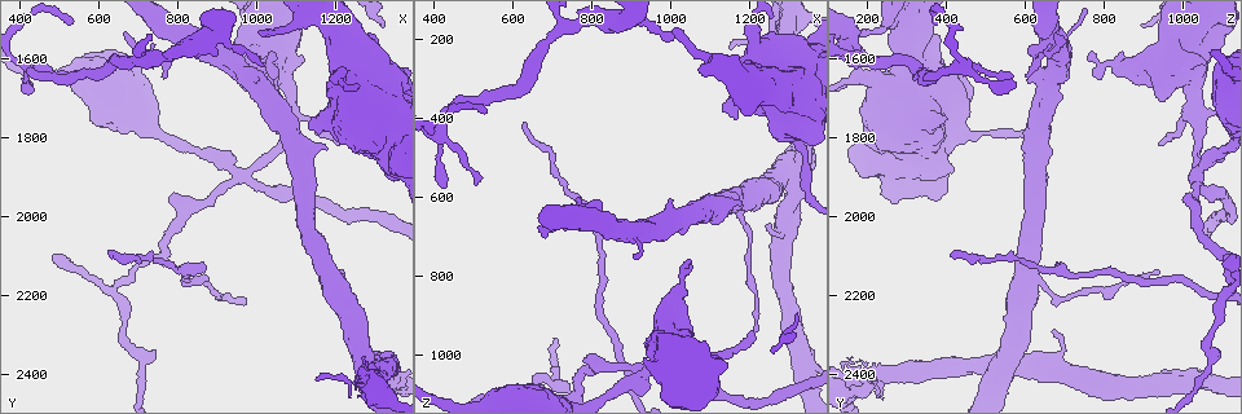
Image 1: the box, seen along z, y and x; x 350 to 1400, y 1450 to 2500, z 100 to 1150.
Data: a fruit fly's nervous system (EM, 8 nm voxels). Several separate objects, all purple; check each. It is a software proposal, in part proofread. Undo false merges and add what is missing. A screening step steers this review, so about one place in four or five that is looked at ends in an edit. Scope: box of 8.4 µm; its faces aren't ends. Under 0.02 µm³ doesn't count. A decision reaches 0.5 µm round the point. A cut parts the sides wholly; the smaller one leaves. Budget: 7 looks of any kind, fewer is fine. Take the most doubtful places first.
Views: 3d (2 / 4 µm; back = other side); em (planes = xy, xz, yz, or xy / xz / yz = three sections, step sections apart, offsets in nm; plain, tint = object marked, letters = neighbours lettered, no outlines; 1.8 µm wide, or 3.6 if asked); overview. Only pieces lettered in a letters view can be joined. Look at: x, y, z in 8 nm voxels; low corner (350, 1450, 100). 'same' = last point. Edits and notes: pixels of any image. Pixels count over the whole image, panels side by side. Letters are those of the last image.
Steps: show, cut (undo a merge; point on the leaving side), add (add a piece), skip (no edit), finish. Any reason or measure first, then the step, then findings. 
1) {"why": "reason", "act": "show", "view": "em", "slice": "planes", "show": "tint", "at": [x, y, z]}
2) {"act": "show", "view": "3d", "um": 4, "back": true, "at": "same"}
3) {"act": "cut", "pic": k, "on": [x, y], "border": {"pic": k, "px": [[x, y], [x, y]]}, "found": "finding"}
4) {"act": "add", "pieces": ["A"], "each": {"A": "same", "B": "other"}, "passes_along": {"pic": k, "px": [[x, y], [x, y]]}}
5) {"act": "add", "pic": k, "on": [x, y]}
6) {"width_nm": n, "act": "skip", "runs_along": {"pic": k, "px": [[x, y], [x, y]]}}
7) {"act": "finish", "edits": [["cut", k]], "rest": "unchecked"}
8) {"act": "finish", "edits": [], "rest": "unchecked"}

{"why": "four-way junction", "act": "show", "view": "em", "um": 3.6, "slice": "planes", "show": "plain", "at": [1295, 2375, 555]}

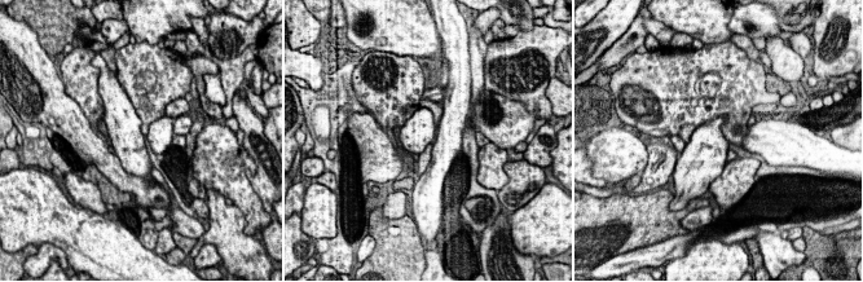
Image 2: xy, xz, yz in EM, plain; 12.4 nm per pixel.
{"why": "what lies round it", "act": "show", "view": "em", "um": 3.6, "slice": "planes", "show": "letters", "at": "same"}

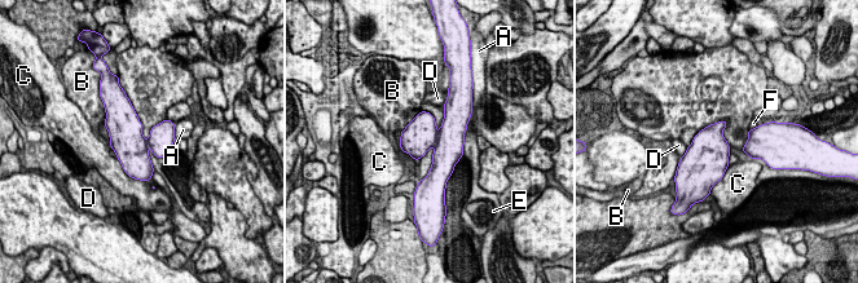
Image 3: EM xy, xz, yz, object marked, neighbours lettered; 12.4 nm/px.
{"longest_contact_nm": ["C", 550], "act": "cut", "pic": 3, "on": [162, 136], "each": {"A": "other", "B": "other", "C": "other", "D": "other", "E": "other", "F": "other"}, "found": "a second neuron is stuck on"}

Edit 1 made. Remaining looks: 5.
{"why": "four arms meet", "act": "show", "view": "3d", "um": 4, "at": [960, 1890, 1035]}

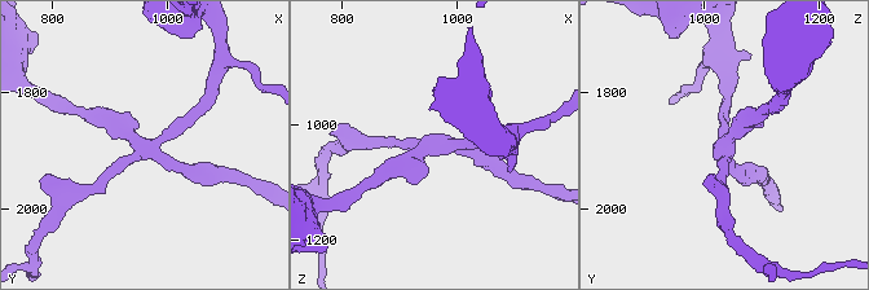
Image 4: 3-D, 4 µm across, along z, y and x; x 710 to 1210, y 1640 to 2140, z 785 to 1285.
{"arms": 4, "act": "show", "view": "em", "slice": "planes", "show": "tint", "at": [950, 1900, 1035]}

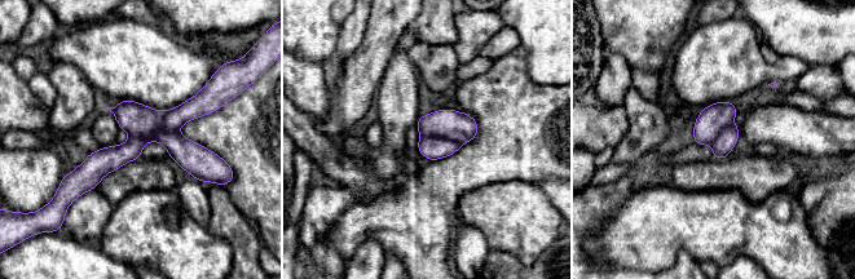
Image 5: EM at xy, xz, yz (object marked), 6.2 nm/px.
{"why": "see the neighbours", "act": "show", "view": "em", "slice": "planes", "show": "letters", "at": "same"}

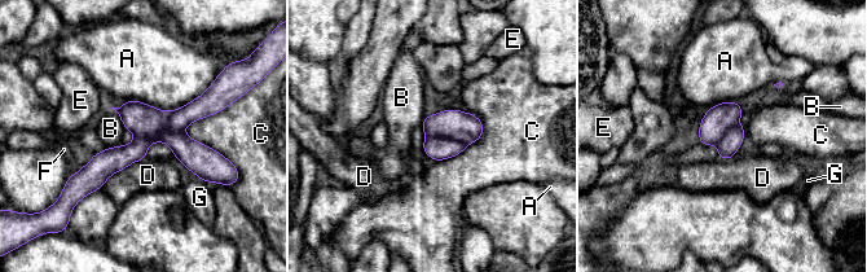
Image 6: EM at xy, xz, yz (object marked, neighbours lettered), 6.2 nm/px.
{"width_nm": 220, "act": "cut", "pic": 6, "on": [456, 124], "each": {"A": "other", "B": "other", "C": "other", "D": "other", "E": "other", "F": "other", "G": "other"}, "border": {"pic": 6, "px": [[426, 136], [452, 137], [466, 145]]}, "found": "a second neuron is stuck on"}

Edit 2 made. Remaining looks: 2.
{"act": "finish", "edits": [["cut", 3], ["cut", 6]], "rest": "unchecked"}

